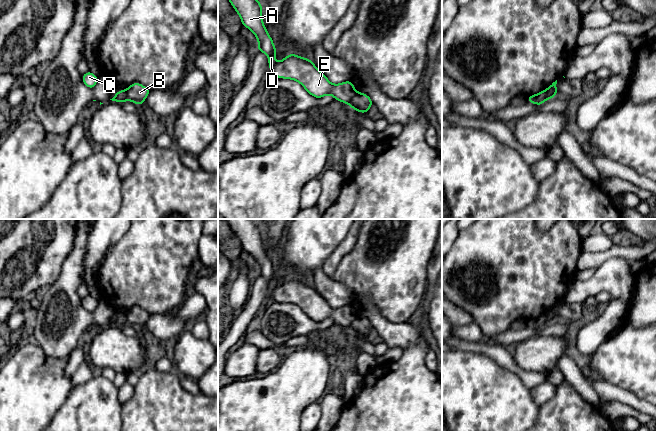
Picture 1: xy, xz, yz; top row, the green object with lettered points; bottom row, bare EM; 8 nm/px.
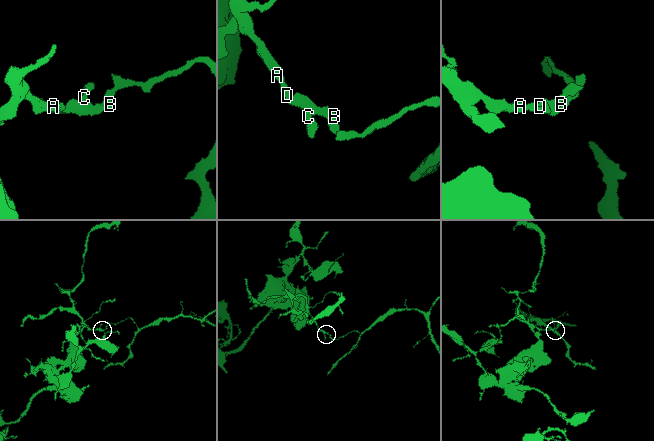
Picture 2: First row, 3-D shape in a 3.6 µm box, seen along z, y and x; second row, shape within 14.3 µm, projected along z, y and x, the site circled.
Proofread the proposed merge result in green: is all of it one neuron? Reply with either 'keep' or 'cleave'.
cleave

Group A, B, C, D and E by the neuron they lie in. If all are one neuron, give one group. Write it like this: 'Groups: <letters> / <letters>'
Groups: A C D E / B

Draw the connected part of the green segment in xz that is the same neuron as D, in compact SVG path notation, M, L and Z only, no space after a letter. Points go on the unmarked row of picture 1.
M254 219L225 220L240 240L242 249L255 258L257 274L267 279L269 294L275 301L299 306L315 322L332 319L335 324L349 328L357 317L351 304L332 308L312 284L296 278L288 278L280 286L275 284L276 271L262 244L263 230Z

